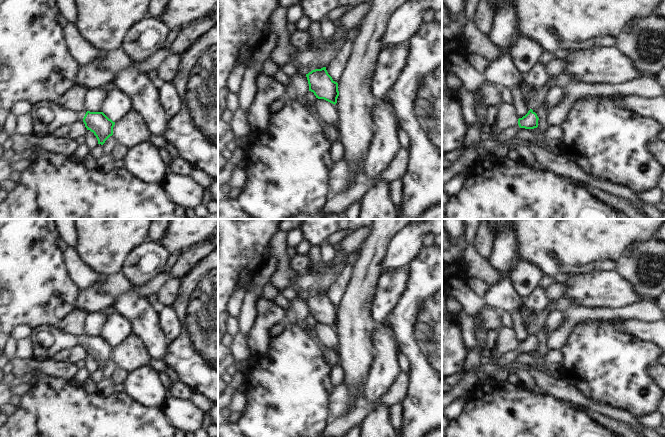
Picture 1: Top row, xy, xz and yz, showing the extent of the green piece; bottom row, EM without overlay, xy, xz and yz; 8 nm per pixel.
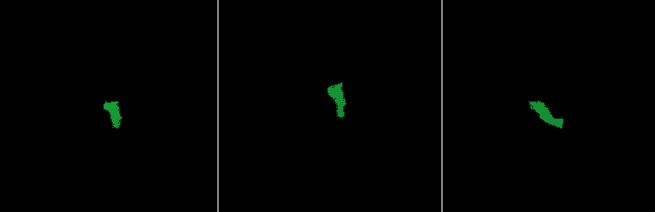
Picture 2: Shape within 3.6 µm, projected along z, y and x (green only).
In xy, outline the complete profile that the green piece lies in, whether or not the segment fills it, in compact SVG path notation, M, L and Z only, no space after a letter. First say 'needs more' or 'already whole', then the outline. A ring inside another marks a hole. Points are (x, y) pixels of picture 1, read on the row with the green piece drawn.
needs more; M42 101L32 104L31 113L35 121L35 133L40 137L53 135L53 132L62 124L71 124L82 120L87 130L94 133L98 144L103 145L113 135L115 122L103 112L69 110L51 101Z

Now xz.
already whole; M326 67L312 70L306 74L306 77L309 91L313 92L316 98L324 99L334 105L337 103L338 83L328 74Z

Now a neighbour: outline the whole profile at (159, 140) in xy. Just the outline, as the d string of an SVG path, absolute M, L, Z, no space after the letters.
M151 133L149 137L149 141L154 143L158 147L166 146L171 154L171 156L178 156L177 149L175 146L170 144L164 134L154 134Z

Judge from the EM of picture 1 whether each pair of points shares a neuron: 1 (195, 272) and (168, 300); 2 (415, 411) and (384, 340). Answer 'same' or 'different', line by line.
1: different
2: different

